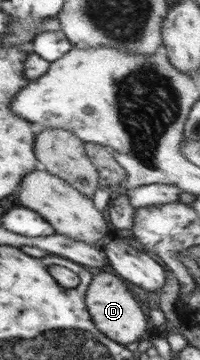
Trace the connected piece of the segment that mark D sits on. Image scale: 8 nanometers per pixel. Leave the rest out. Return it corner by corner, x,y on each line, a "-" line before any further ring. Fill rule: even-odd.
99,272
92,276
92,282
86,290
86,310
94,322
94,326
110,340
118,344
130,344
144,336
146,332
146,315
140,310
138,302
132,298
132,294
126,290
124,281
115,275

